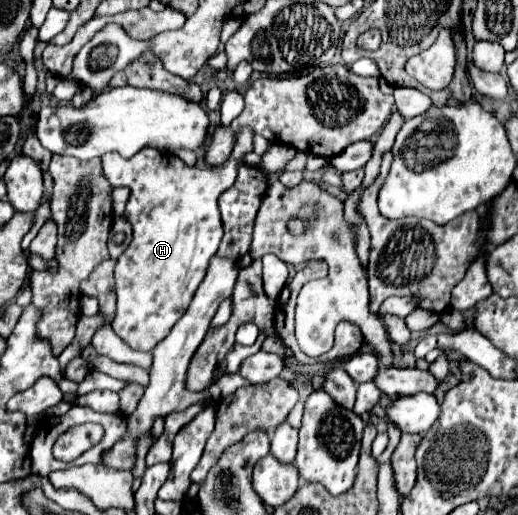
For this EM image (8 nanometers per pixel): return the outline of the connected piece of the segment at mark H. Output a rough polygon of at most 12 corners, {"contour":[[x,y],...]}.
{"contour":[[251,131],[219,171],[145,147],[101,157],[129,187],[113,331],[151,351],[183,317]]}

